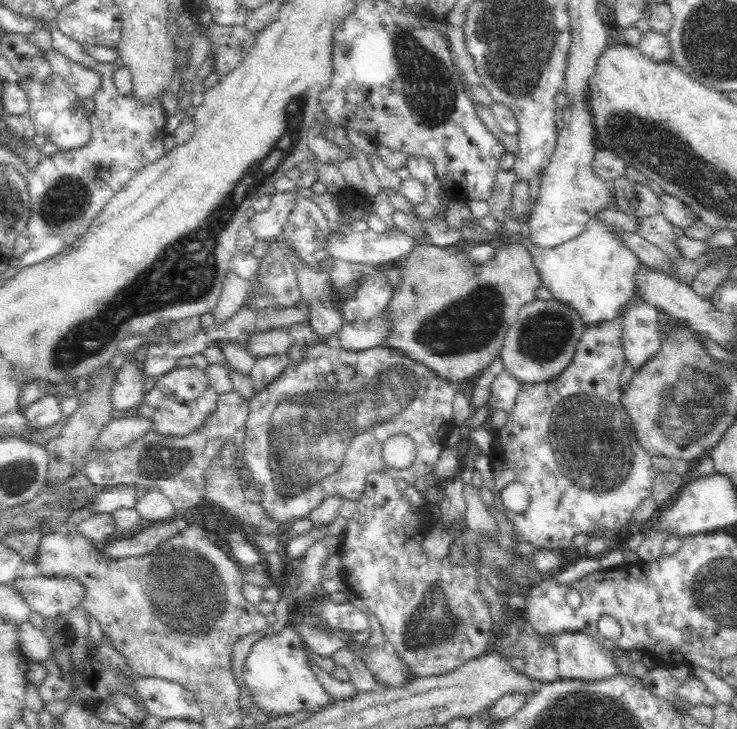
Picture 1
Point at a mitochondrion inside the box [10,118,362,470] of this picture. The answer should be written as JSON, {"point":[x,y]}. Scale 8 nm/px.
{"point":[65,199]}

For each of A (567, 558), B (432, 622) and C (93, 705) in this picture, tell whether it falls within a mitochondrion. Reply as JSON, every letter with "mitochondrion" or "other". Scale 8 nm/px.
{"A":"other","B":"mitochondrion","C":"other"}

